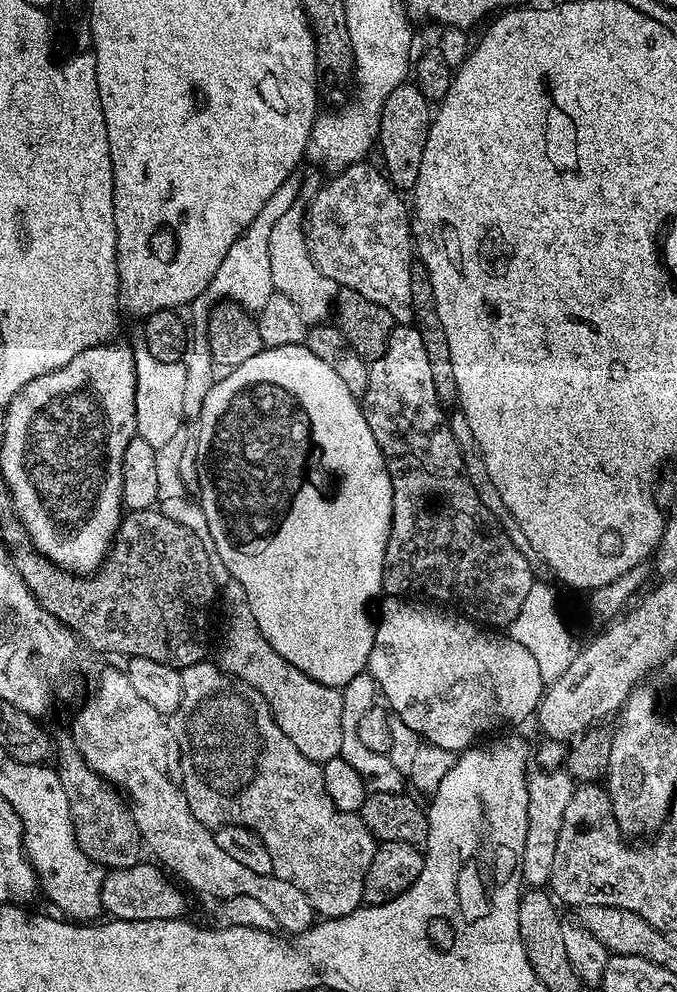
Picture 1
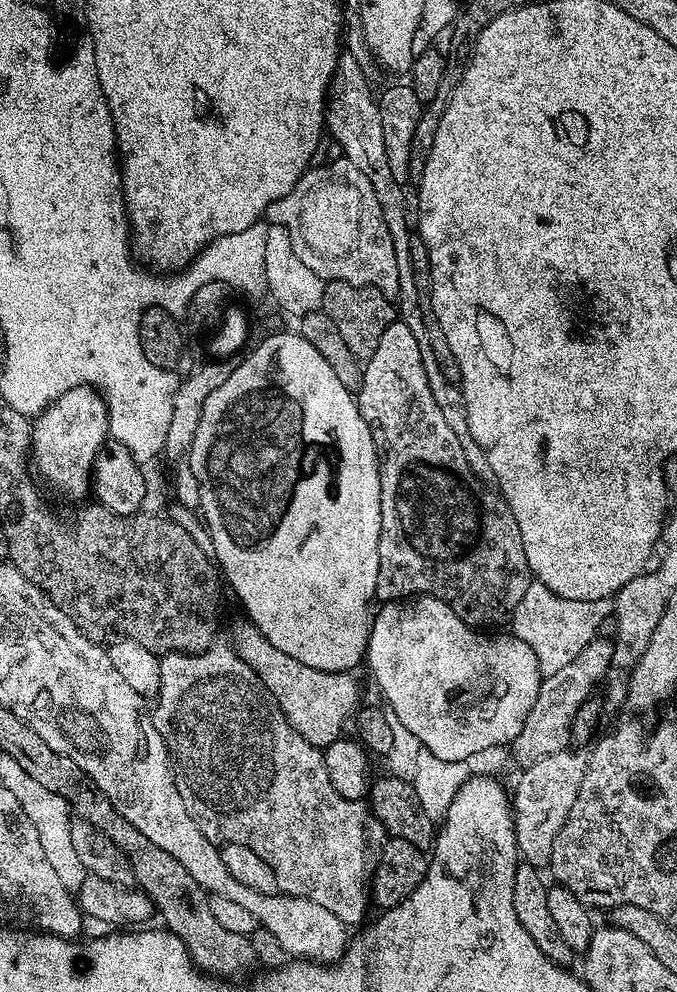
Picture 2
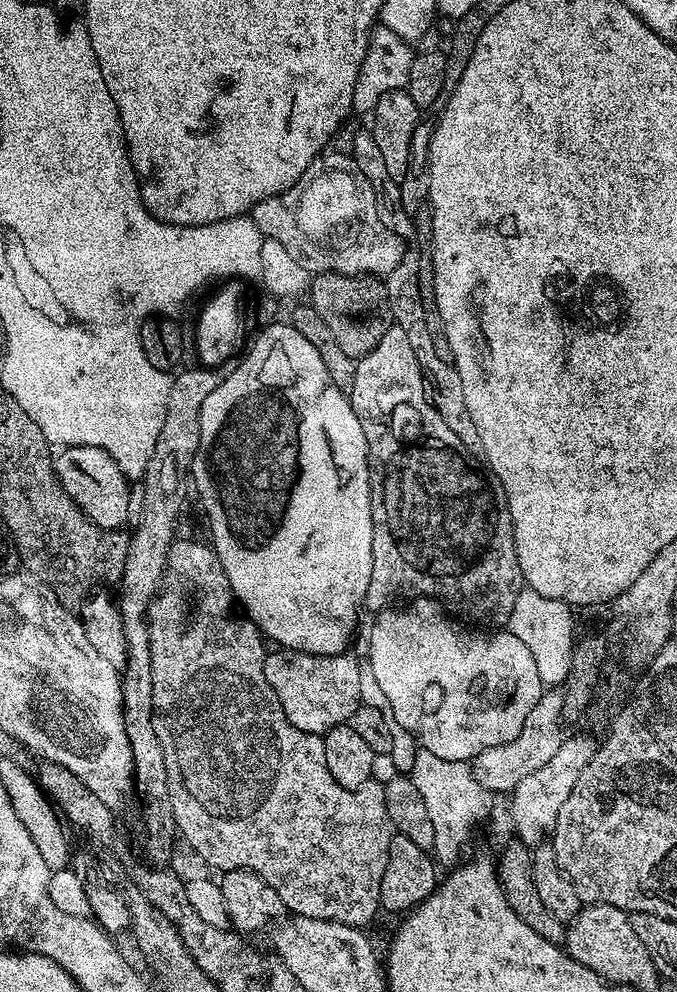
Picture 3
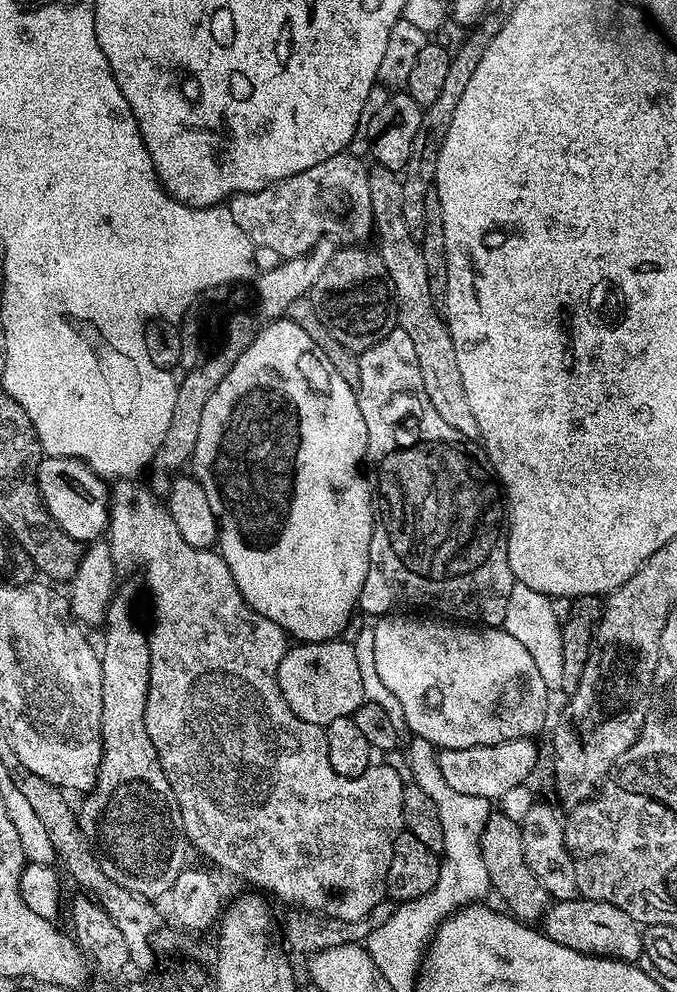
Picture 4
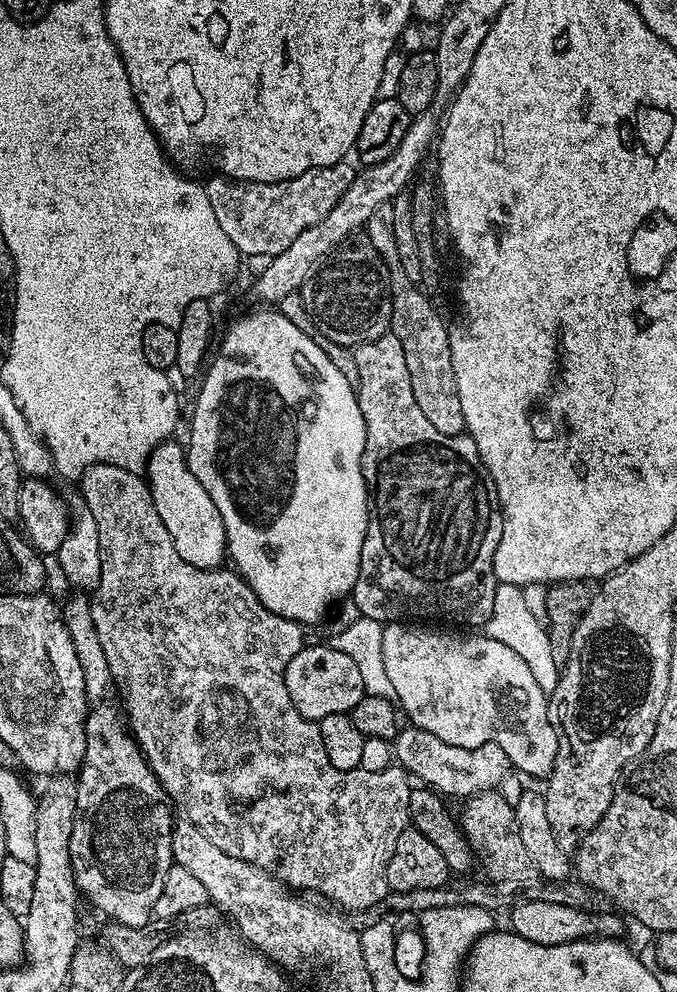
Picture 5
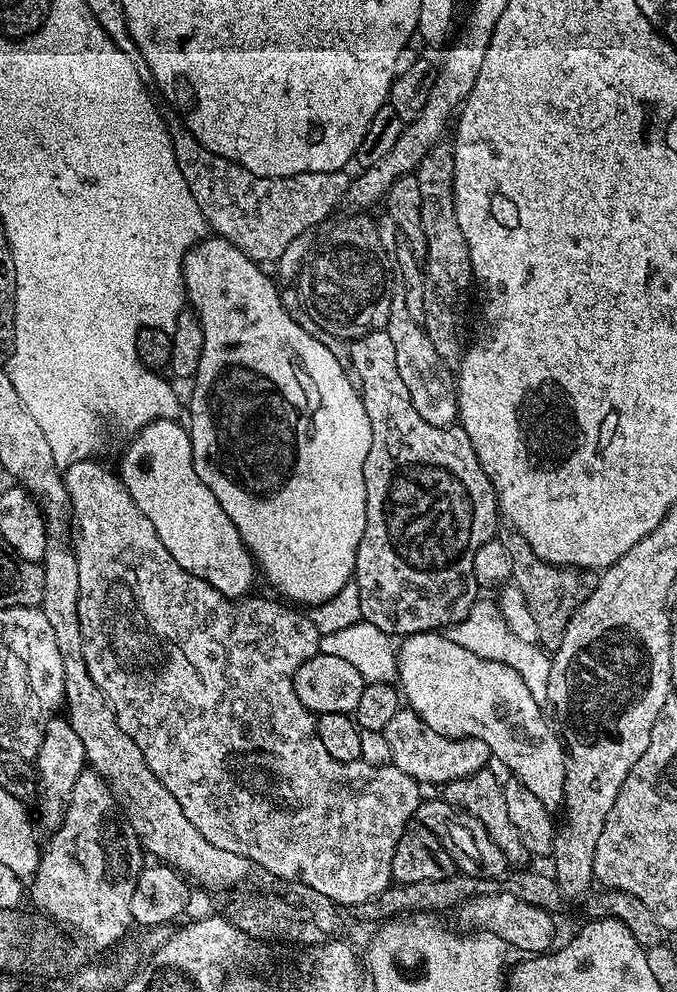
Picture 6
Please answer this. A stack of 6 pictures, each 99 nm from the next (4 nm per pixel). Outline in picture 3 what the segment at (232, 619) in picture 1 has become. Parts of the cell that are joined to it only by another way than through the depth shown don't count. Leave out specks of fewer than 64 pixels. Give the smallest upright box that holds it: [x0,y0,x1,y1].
[264,648,361,734]

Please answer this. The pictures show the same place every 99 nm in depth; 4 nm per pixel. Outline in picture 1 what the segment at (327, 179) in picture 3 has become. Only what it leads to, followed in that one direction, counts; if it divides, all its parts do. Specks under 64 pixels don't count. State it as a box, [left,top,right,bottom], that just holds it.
[303,162,414,325]

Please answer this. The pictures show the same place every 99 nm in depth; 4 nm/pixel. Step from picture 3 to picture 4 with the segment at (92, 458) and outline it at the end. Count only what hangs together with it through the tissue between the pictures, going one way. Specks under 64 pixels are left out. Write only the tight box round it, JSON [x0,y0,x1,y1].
[36,456,109,542]

